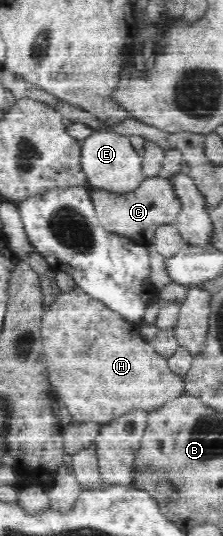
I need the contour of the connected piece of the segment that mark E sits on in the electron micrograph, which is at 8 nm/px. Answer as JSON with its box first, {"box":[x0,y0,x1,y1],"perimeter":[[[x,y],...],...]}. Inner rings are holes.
{"box":[81,131,146,193],"perimeter":[[[94,131],[88,139],[83,141],[81,165],[87,173],[87,185],[95,189],[105,189],[126,193],[141,186],[146,178],[143,170],[142,156],[133,148],[128,136],[115,132]]]}

